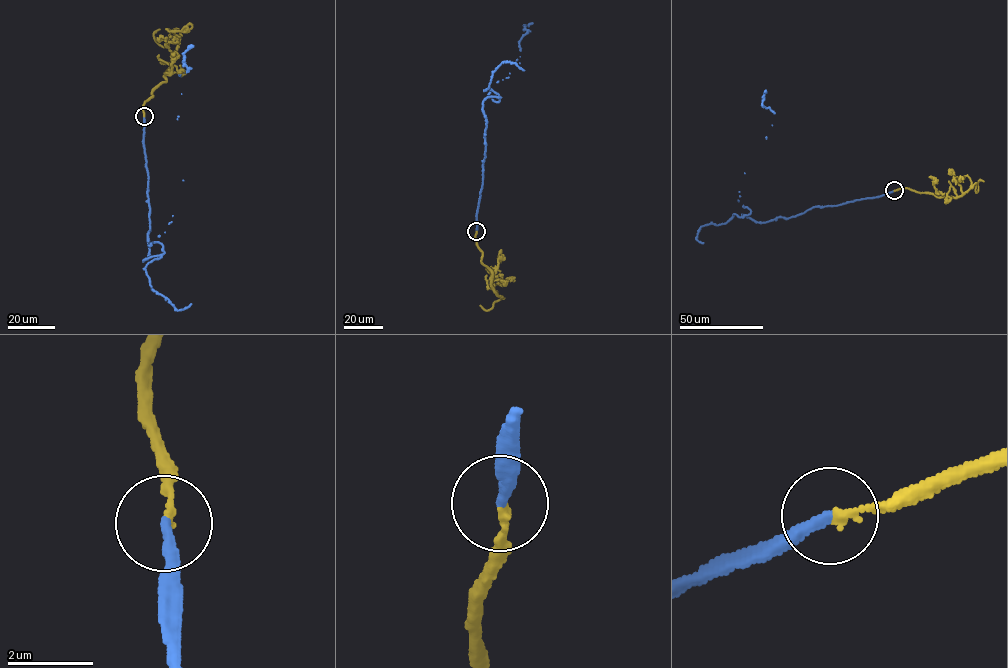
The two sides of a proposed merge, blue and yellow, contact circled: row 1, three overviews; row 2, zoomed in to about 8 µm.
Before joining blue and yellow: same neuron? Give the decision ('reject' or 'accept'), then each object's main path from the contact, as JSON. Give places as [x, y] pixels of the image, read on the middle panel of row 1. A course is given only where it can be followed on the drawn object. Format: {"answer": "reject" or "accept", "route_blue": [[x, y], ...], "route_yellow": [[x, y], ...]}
{"answer": "accept", "route_blue": [[476, 231], [486, 145], [483, 102], [491, 96], [499, 101], [490, 92], [520, 63], [524, 25], [533, 23]], "route_yellow": [[476, 231], [481, 263], [492, 274], [493, 291], [503, 298], [489, 309], [480, 306], [485, 309]]}

